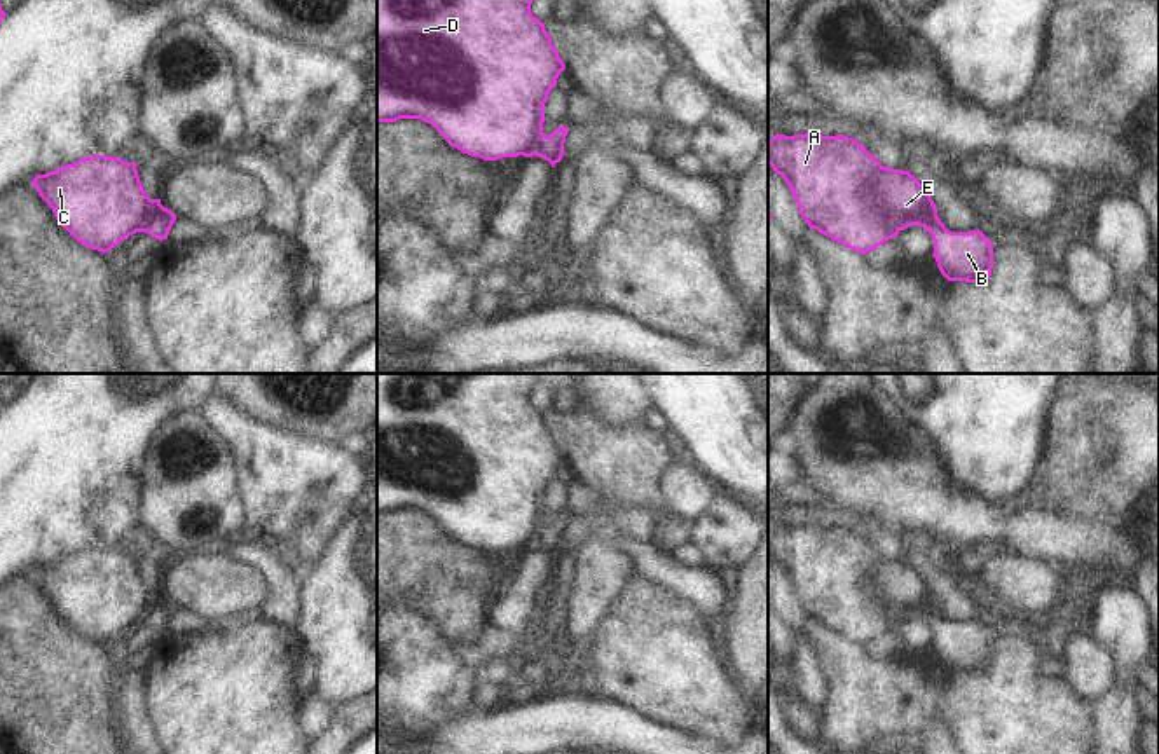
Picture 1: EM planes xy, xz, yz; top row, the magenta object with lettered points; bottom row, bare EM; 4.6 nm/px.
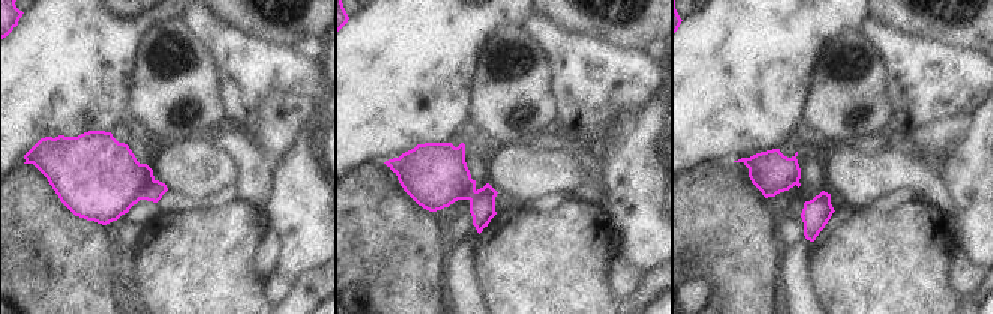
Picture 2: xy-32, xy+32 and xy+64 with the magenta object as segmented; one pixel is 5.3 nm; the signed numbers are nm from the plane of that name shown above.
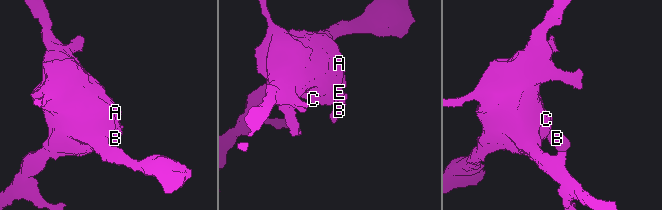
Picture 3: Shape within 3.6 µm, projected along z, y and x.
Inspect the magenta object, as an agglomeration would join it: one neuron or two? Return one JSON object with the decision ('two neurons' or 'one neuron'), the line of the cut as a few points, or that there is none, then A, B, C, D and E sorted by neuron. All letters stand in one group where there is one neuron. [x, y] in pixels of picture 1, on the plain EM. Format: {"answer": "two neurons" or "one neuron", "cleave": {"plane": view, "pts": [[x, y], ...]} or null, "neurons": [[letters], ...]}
{"answer": "two neurons", "cleave": {"plane": "xy", "pts": [[161, 596], [144, 622]]}, "neurons": [["A", "C", "D", "E"], ["B"]]}

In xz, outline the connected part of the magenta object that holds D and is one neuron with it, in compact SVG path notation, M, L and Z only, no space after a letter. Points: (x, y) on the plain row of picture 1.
M377 374L377 513L421 510L450 538L497 552L532 548L545 524L545 494L566 461L545 414L531 403L539 374Z

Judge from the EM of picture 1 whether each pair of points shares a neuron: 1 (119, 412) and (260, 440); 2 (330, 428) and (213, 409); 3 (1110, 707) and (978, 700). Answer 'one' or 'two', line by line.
1: two
2: two
3: two

